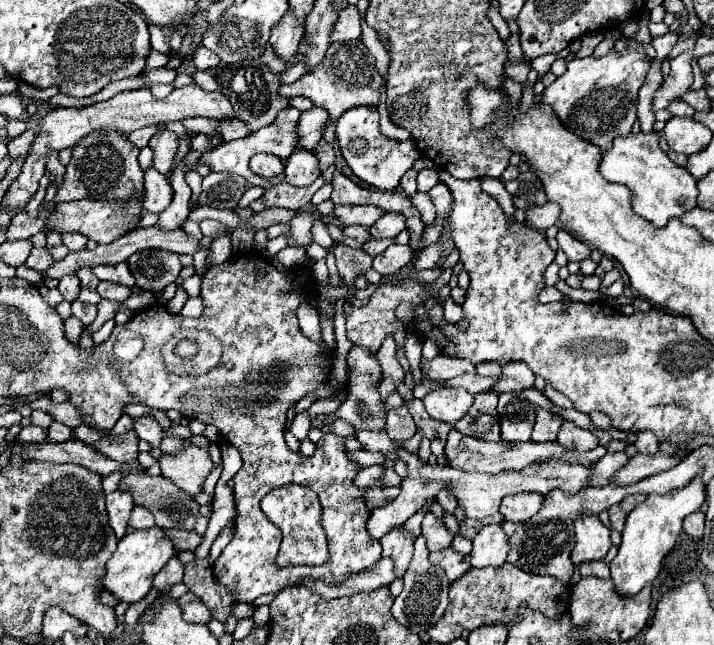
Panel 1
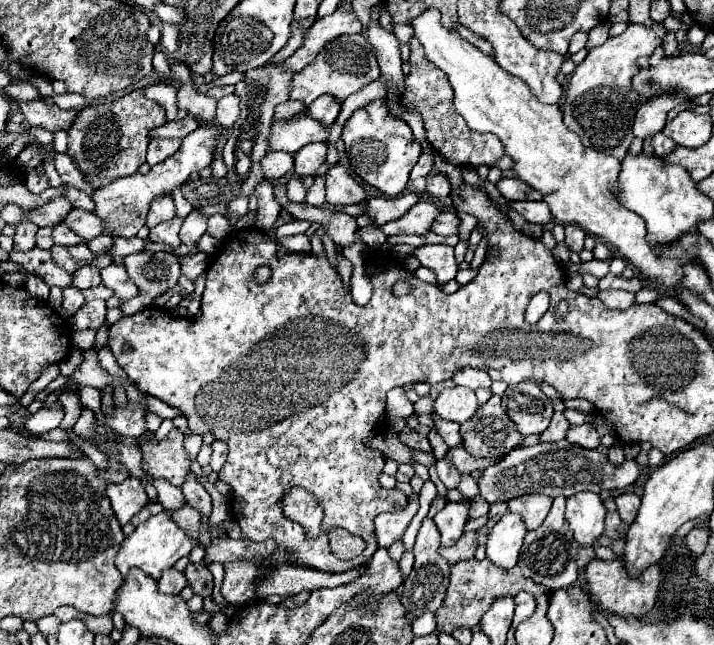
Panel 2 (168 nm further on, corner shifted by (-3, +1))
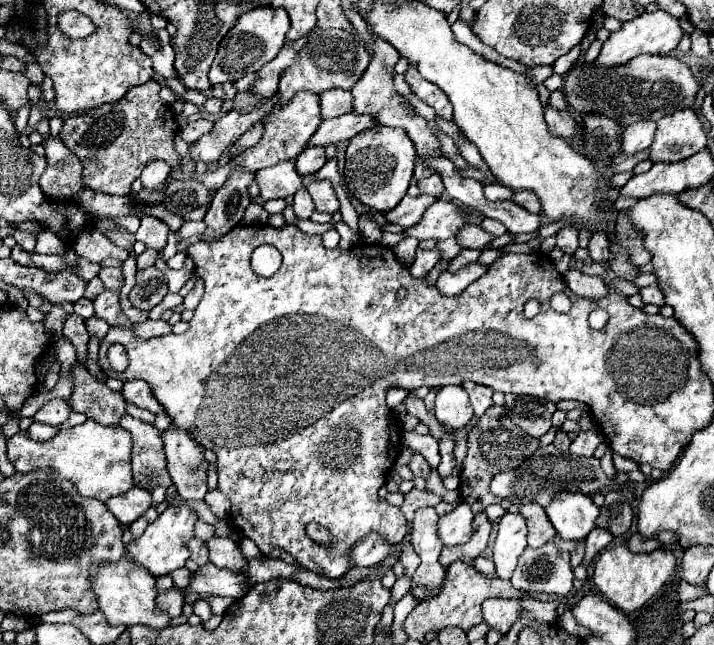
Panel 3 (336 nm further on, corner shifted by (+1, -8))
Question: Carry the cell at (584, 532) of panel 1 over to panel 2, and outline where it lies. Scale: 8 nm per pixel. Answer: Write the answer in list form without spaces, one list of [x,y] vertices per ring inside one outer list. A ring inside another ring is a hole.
[[[580,492],[568,498],[566,502],[566,520],[574,532],[576,542],[582,548],[594,546],[598,538],[604,536],[604,518],[606,518],[606,508],[596,494]]]

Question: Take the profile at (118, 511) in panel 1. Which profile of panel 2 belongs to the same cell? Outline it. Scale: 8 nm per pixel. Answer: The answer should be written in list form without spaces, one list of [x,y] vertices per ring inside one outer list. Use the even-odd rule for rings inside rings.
[[[126,478],[120,484],[108,484],[106,490],[112,510],[120,522],[120,526],[126,526],[130,518],[142,510],[142,506],[148,502],[148,496],[144,492],[144,486],[140,484],[138,478]]]

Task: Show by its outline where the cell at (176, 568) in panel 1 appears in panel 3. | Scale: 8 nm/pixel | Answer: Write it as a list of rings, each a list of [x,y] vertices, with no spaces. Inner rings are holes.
[[[176,587],[166,593],[158,593],[158,597],[156,597],[156,607],[160,611],[168,613],[170,617],[178,617],[182,613],[182,605],[184,605],[184,595]]]

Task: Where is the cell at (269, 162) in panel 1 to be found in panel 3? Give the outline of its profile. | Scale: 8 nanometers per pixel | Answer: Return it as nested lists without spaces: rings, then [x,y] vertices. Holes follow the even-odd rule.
[[[282,161],[280,165],[256,171],[256,183],[260,187],[260,195],[266,201],[286,199],[302,187],[302,175],[298,175],[294,161]]]

